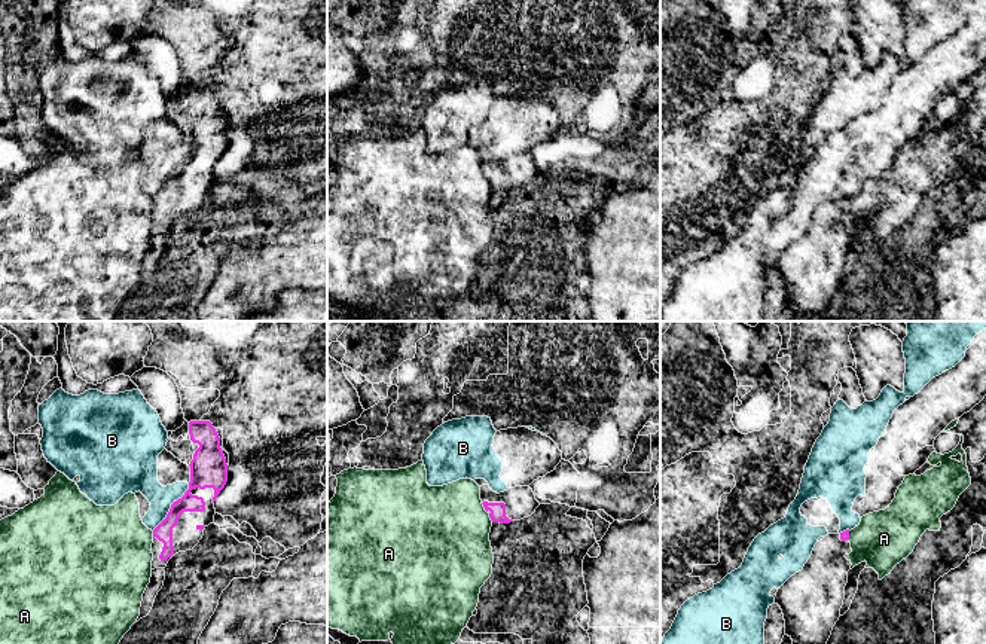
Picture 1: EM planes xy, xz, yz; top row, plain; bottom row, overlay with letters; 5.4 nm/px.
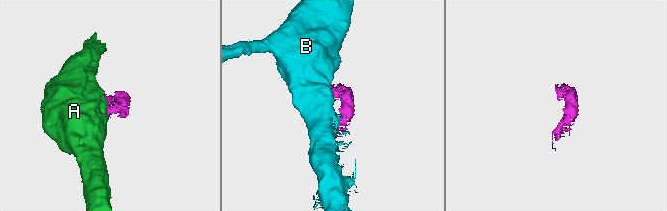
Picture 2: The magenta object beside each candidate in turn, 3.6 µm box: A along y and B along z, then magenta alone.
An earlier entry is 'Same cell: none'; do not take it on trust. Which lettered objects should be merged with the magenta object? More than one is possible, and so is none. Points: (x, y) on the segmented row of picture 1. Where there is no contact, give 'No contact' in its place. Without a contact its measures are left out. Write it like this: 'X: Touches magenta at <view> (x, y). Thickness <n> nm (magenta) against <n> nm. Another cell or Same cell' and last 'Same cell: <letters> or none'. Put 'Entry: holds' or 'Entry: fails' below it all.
A: Touches magenta at xz (487, 510). Thickness 80 nm (magenta) against 480 nm. Another cell
B: Touches magenta at xy (171, 506). Thickness 160 nm (magenta) against 190 nm. Another cell
Same cell: none
Entry: holds

